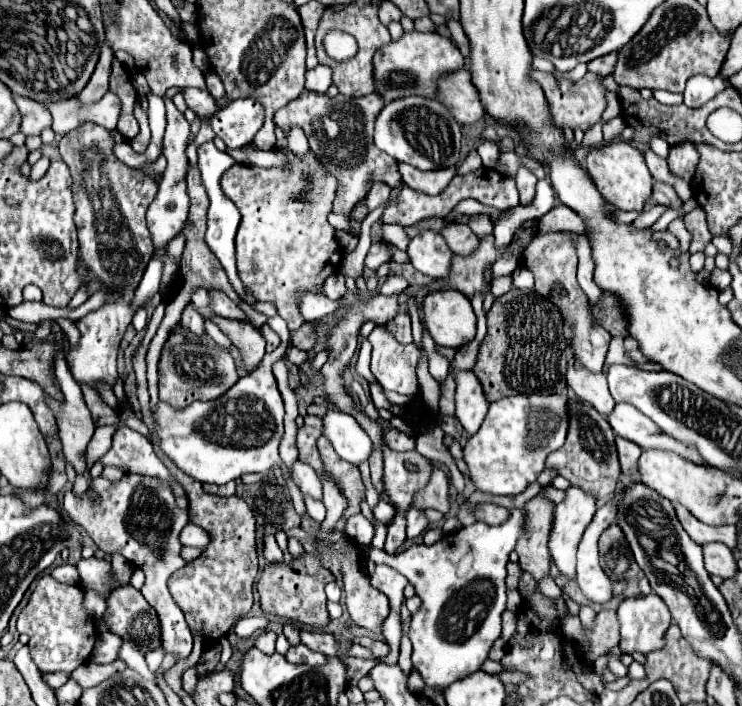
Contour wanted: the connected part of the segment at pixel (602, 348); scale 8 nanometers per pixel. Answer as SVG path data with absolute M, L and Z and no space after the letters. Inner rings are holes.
M560 232L536 234L526 246L526 250L522 250L522 262L532 270L536 278L534 290L550 302L556 302L556 306L560 306L560 312L566 320L566 338L570 338L570 328L574 332L574 356L586 370L598 374L602 370L608 342L612 336L606 330L600 330L600 326L592 322L592 314L588 314L588 298L584 298L584 290L576 282L576 250L572 250L572 242L566 240L568 238L560 238Z

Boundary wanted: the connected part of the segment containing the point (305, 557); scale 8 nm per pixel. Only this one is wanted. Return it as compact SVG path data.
M302 554L292 558L292 562L272 562L266 564L258 582L260 606L266 616L286 618L290 622L300 622L316 628L326 628L330 622L326 610L326 594L324 586L332 582L334 576L324 568L320 554Z

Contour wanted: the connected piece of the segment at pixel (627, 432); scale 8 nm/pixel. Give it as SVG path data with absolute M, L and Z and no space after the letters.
M616 404L614 412L608 416L608 422L620 438L626 438L626 440L638 444L642 450L668 450L668 452L682 456L688 462L708 466L702 460L702 456L698 454L696 446L688 446L680 440L666 436L664 432L660 432L660 428L648 416L640 414L640 410L636 410L634 406Z

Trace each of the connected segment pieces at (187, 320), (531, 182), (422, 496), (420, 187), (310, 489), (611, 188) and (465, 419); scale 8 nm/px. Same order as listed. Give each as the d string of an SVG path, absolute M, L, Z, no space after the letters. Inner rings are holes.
M190 304L186 306L180 324L182 324L186 330L194 332L196 336L204 336L204 318L202 318L202 314L200 314L198 310L194 310Z
M520 166L514 180L516 180L518 192L520 192L520 204L524 204L524 206L530 204L536 194L536 182L538 182L536 176L526 166Z
M436 468L432 472L432 478L428 482L428 486L414 498L414 506L420 508L432 508L438 510L442 514L446 514L450 510L450 500L448 500L448 476Z
M400 164L400 174L406 186L410 186L412 190L436 196L444 190L444 186L450 184L450 180L456 176L456 166L450 168L442 168L442 170L432 170L432 172L422 172L414 166L408 164Z
M296 462L294 468L292 468L292 478L298 484L298 488L302 490L302 494L312 496L314 500L322 500L320 476L310 466L304 466L302 462Z
M612 142L608 146L594 148L588 154L588 164L586 164L588 174L592 174L592 180L598 188L598 192L606 198L608 204L612 204L618 210L636 210L642 212L644 204L652 196L652 176L648 174L644 154L634 148L630 142Z
M456 372L456 384L456 418L466 432L476 434L490 404L474 372Z

